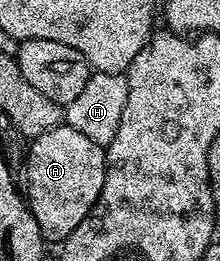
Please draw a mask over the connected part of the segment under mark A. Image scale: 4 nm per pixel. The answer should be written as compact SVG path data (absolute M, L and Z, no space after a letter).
M59 125L32 140L26 152L24 195L47 244L65 243L72 229L76 229L76 225L88 217L100 197L100 189L104 189L105 176L104 148L96 145L96 141L88 141L84 133L76 133L76 129Z

